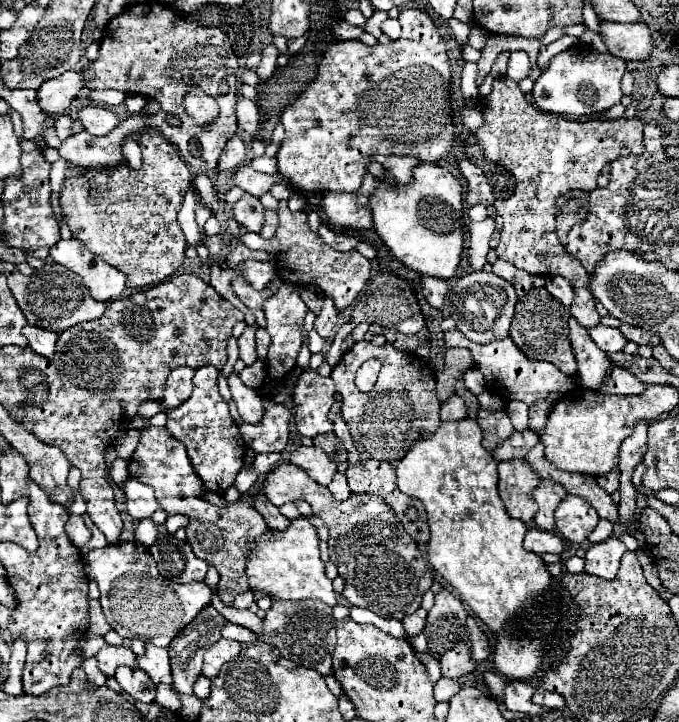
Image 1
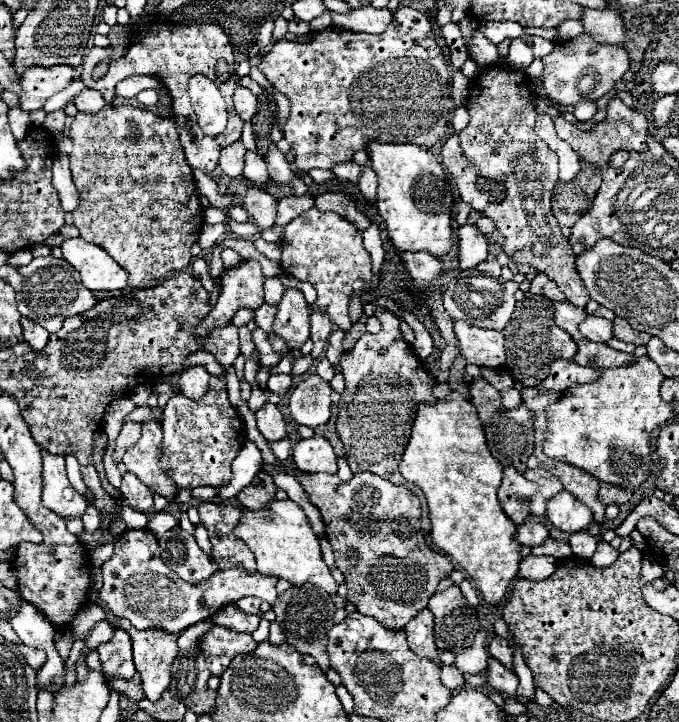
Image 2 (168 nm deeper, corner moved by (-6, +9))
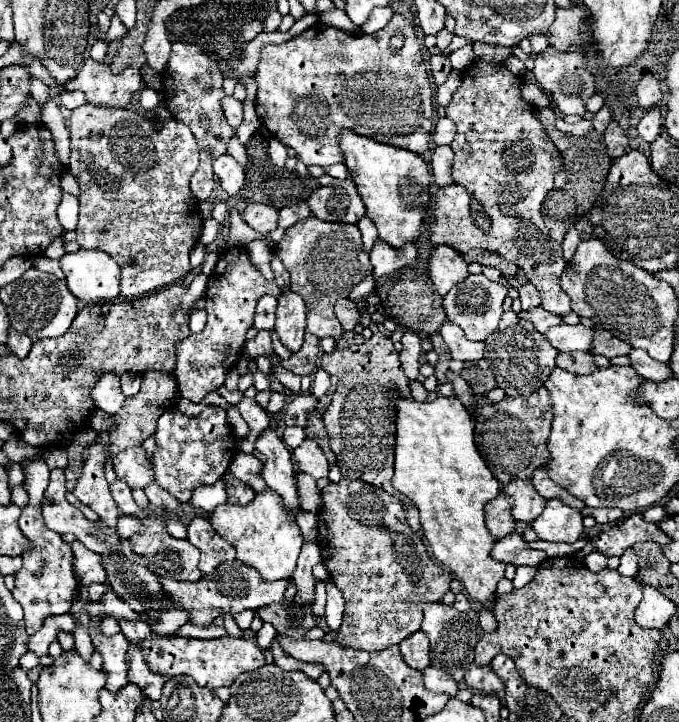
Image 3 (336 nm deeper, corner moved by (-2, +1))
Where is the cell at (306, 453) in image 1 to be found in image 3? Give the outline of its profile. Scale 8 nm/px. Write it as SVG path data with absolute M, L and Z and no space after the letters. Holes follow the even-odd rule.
M306 438L292 452L292 458L294 458L294 466L298 472L306 472L312 478L326 478L328 476L328 460L326 460L322 448L314 440Z

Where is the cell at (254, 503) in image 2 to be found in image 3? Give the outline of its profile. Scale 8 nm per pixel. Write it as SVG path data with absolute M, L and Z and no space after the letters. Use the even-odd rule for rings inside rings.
M228 474L228 504L246 506L254 500L254 496L256 496L256 492L248 484L244 484L242 480Z

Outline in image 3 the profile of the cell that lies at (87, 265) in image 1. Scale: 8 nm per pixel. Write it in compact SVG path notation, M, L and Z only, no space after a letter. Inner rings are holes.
M100 250L66 252L60 258L70 292L84 302L108 302L120 294L120 268Z

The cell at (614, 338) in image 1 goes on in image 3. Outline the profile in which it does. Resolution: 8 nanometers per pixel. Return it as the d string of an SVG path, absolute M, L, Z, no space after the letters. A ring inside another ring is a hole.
M558 324L556 328L550 328L548 330L546 338L560 352L574 352L574 350L588 352L592 348L594 330L592 328L586 328L584 324L578 324L578 326Z

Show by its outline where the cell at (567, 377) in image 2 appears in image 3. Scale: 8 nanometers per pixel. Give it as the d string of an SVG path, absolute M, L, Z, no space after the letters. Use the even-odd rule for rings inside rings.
M538 388L530 396L510 398L506 396L502 402L490 404L484 396L476 396L478 414L474 418L474 434L480 456L486 460L492 474L506 486L514 478L532 480L532 472L538 466L546 466L548 448L546 440L550 436L552 408L550 408L550 392L548 388Z

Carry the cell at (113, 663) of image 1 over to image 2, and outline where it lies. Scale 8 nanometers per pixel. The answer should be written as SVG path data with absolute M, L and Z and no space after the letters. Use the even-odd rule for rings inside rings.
M116 630L112 640L98 646L102 672L106 678L132 678L136 674L132 660L132 642L126 630Z

